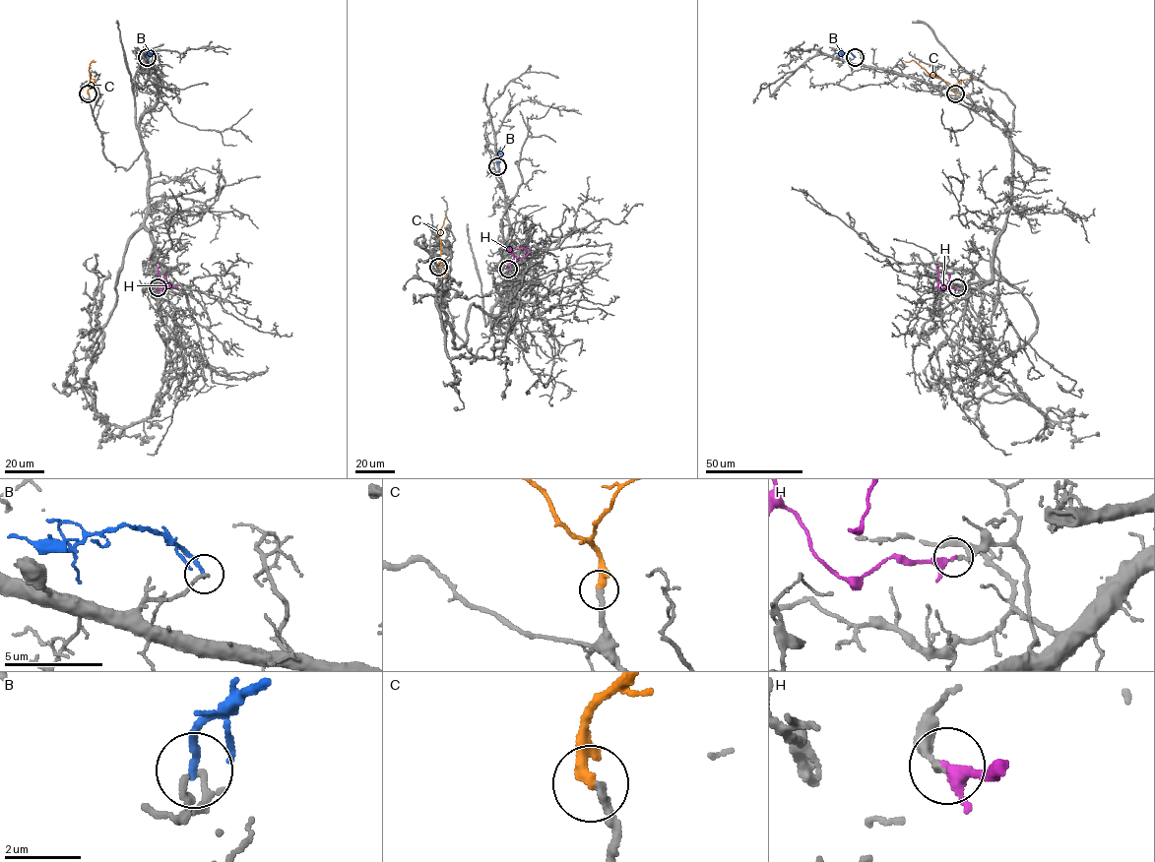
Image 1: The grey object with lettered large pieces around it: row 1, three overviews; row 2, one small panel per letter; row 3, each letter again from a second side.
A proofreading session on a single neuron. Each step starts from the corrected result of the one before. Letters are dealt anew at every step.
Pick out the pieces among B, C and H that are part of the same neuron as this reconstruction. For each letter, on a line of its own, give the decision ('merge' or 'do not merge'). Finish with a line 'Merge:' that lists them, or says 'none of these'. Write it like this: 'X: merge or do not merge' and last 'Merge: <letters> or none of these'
B: do not merge
C: merge
H: do not merge
Merge: C

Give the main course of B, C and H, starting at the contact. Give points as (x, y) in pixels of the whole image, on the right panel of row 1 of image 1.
B: (855, 57), (841, 52), (843, 57)
C: (955, 93), (949, 84), (930, 75), (912, 60), (904, 61)
H: (957, 287), (945, 289), (940, 282), (935, 287), (944, 287), (949, 273)

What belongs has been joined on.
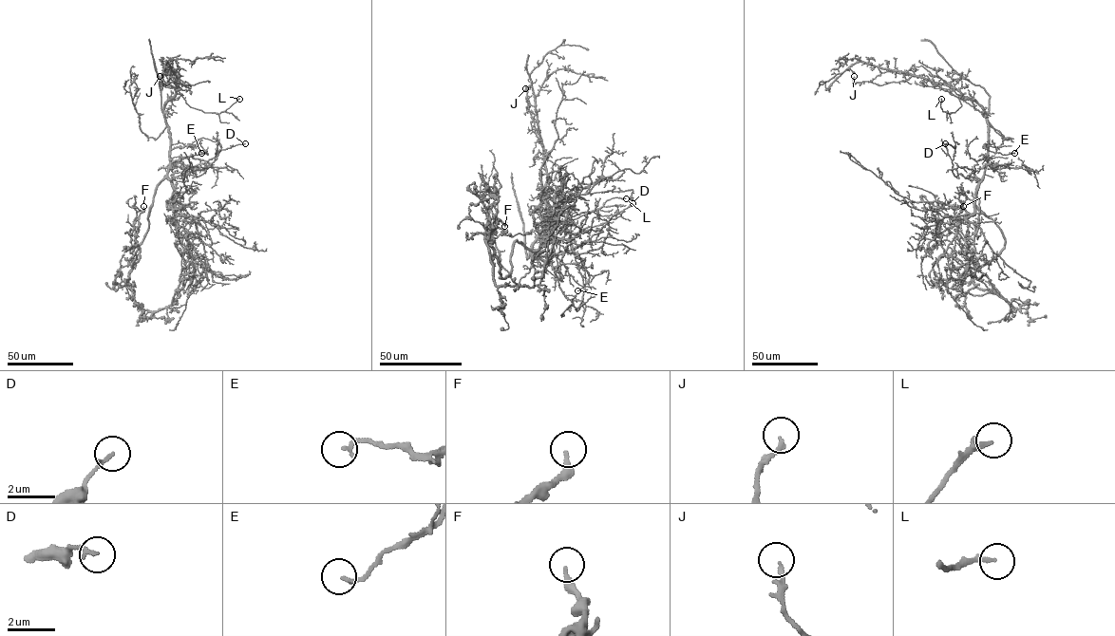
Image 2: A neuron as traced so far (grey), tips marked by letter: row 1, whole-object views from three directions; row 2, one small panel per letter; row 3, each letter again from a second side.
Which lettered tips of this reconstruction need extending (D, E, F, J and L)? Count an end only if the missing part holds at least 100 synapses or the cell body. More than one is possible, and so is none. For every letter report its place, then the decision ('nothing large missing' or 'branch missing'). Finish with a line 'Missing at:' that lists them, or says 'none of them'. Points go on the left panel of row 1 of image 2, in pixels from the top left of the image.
D: place (245, 143); nothing large missing
E: place (201, 153); nothing large missing
F: place (143, 206); nothing large missing
J: place (160, 76); nothing large missing
L: place (239, 99); nothing large missing
Missing at: none of them

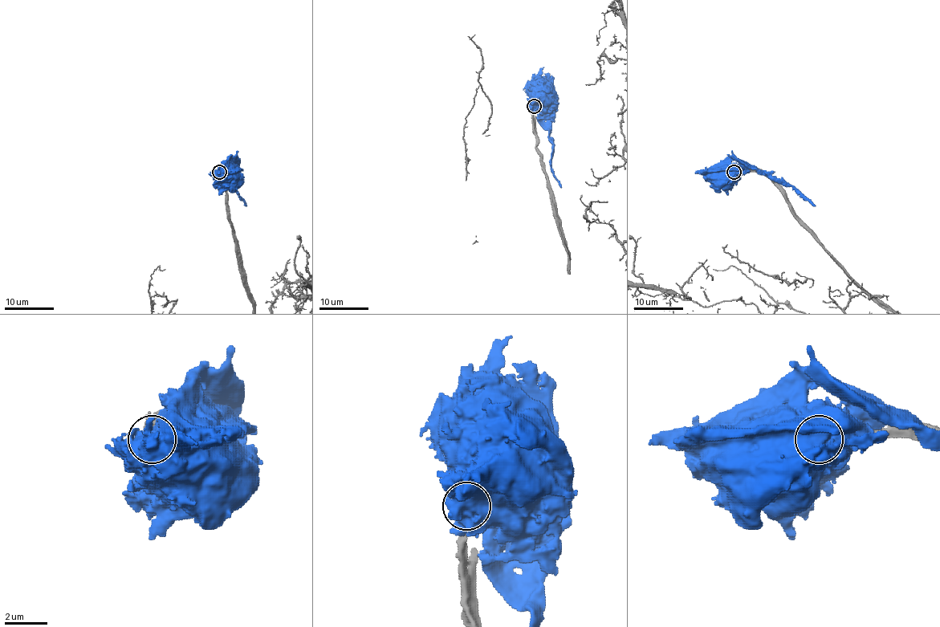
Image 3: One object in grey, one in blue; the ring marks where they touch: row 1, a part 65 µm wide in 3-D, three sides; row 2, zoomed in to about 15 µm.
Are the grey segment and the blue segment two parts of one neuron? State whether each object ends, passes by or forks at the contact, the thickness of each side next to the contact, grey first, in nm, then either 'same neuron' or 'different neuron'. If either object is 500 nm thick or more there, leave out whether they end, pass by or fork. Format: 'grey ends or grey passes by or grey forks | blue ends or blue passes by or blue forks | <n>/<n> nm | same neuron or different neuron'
480/1000 nm | different neuron

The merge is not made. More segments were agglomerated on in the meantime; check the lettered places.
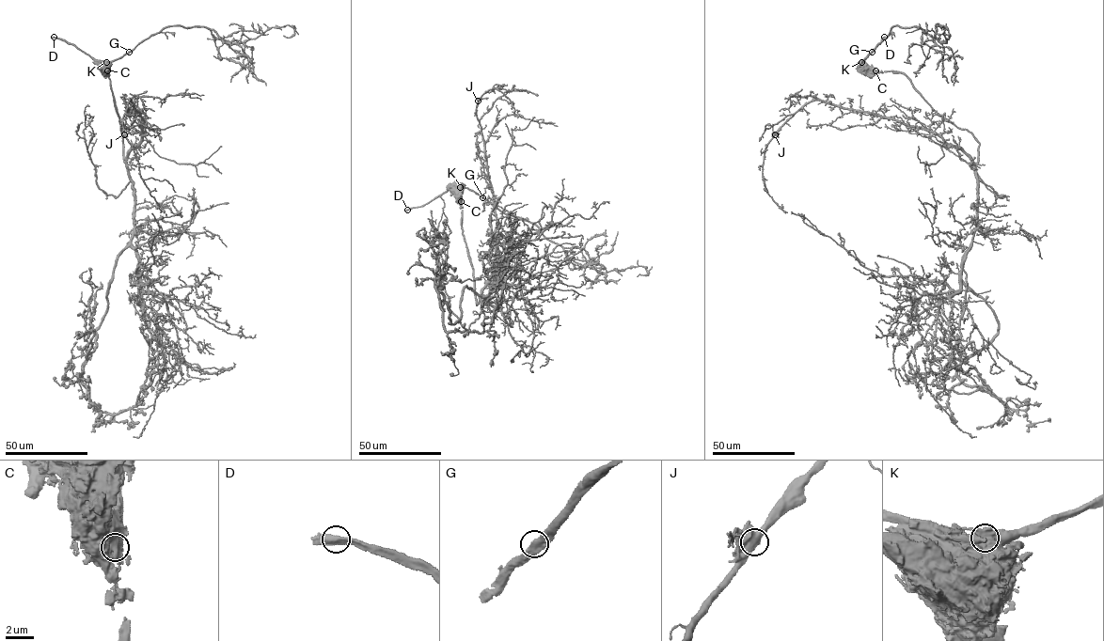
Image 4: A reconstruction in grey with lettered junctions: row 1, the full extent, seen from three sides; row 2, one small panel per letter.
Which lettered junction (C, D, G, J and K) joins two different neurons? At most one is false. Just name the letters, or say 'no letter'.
K

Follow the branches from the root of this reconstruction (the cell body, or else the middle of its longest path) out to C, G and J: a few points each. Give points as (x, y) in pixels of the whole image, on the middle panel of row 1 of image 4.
C: (457, 189), (461, 201)
G: (457, 189), (467, 188), (482, 197)
J: (457, 189), (476, 304), (495, 268), (496, 225), (476, 113), (478, 101)

